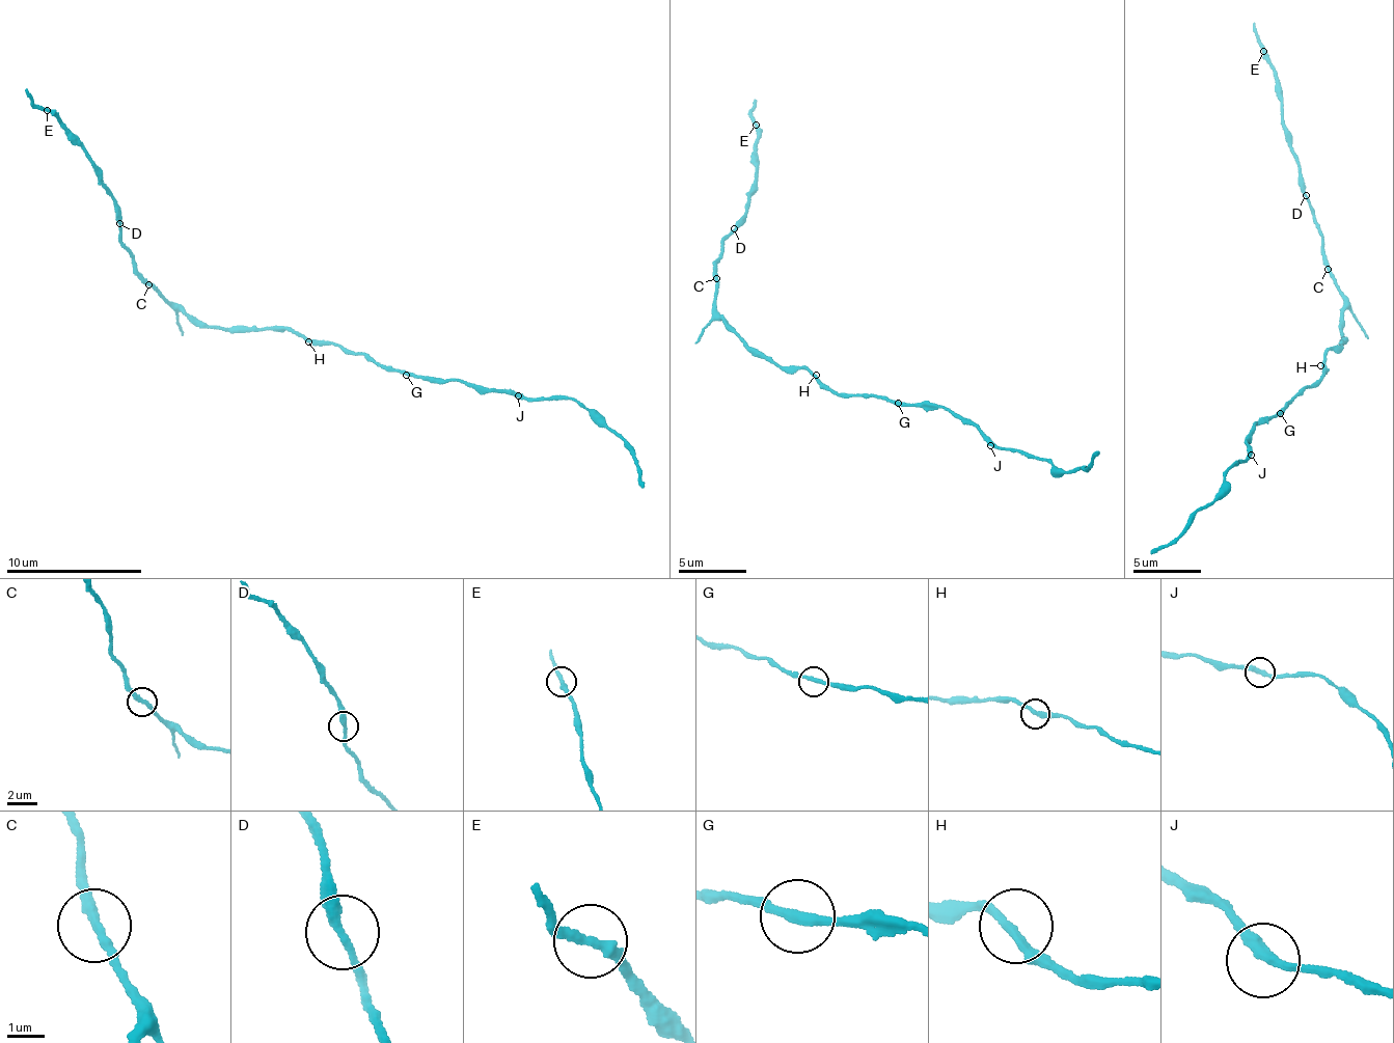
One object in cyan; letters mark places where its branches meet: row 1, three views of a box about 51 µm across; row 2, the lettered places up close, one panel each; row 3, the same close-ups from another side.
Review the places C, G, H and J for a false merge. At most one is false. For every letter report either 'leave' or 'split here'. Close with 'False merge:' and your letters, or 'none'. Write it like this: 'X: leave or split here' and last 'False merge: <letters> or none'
C: leave
G: leave
H: leave
J: leave
False merge: none

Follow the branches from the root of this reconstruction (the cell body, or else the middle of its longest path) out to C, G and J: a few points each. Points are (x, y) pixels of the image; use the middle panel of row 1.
C: (805, 371), (778, 366), (773, 359), (758, 357), (747, 350), (735, 330), (727, 329), (715, 300), (717, 278)
G: (805, 371), (812, 372), (832, 391), (871, 395), (898, 403)
J: (805, 371), (812, 372), (832, 391), (952, 410), (953, 414), (980, 424), (990, 445)

